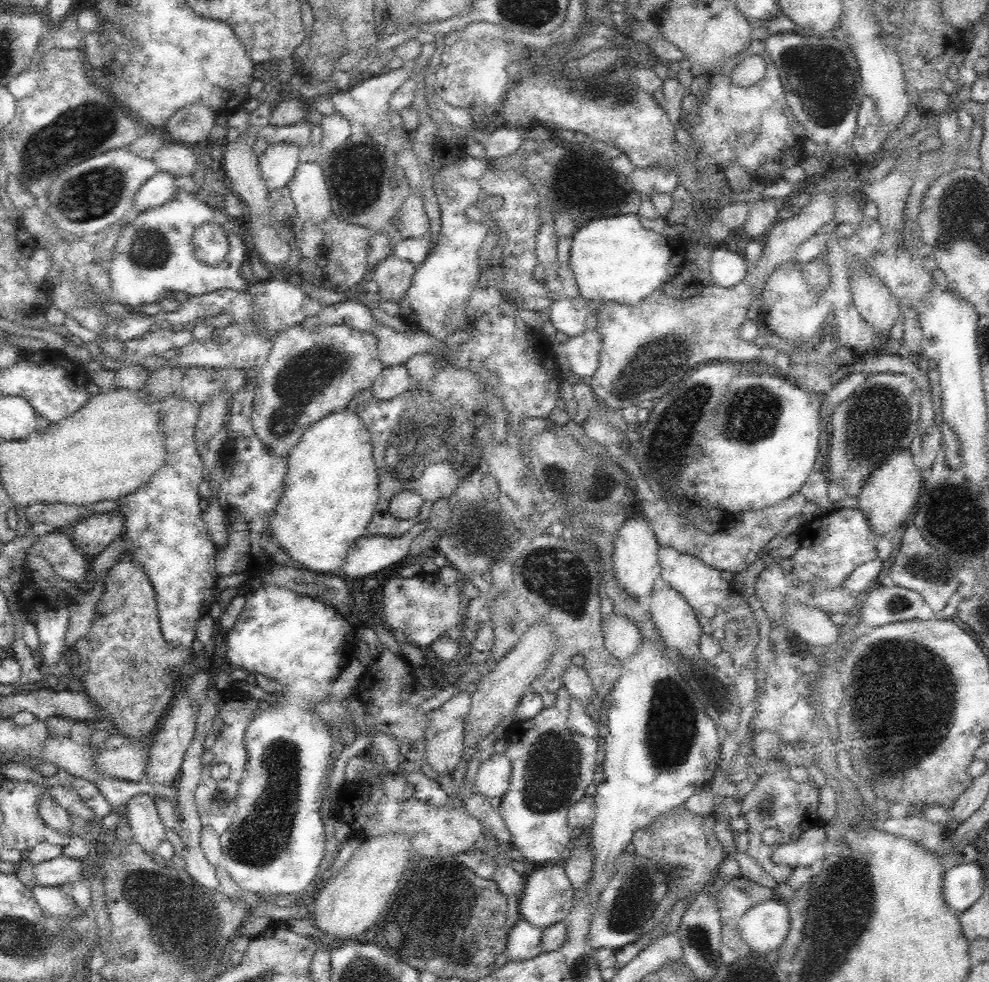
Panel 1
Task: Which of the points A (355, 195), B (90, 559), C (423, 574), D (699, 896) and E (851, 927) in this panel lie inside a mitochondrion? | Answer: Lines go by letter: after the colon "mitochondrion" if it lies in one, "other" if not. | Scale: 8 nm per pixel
A: mitochondrion
B: other
C: other
D: other
E: mitochondrion

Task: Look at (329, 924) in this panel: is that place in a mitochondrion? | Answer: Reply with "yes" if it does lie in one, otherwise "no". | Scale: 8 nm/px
no

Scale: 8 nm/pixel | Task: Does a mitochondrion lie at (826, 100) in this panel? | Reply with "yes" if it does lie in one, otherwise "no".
yes

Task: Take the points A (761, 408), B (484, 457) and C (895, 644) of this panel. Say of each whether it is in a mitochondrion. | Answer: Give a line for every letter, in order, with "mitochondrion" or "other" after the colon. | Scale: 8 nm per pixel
A: mitochondrion
B: other
C: mitochondrion

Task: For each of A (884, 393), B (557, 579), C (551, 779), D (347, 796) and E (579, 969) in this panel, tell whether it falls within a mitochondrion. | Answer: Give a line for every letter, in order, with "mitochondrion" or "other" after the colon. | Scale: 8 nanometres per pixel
A: mitochondrion
B: mitochondrion
C: mitochondrion
D: other
E: mitochondrion

